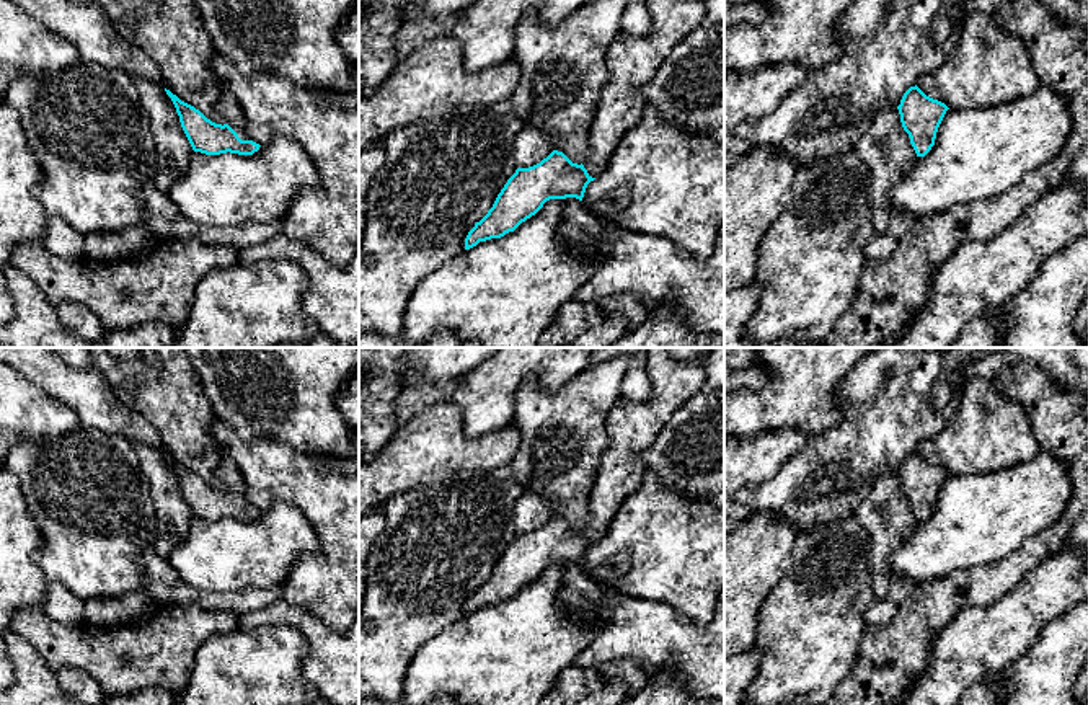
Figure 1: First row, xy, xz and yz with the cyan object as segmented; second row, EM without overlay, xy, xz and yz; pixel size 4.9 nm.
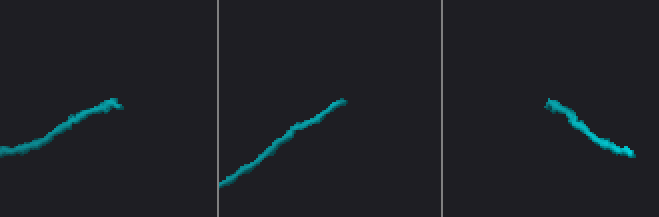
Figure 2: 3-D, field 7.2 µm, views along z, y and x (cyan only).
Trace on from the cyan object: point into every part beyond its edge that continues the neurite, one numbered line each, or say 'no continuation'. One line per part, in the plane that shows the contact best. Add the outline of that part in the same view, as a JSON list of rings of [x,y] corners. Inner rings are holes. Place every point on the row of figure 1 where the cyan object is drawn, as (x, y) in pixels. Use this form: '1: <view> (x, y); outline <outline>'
1: xy (227, 106); outline [[[225,85],[220,88],[219,100],[215,103],[217,114],[227,121],[227,124],[238,134],[241,140],[250,140],[246,134],[246,119],[243,108],[232,90]]]

